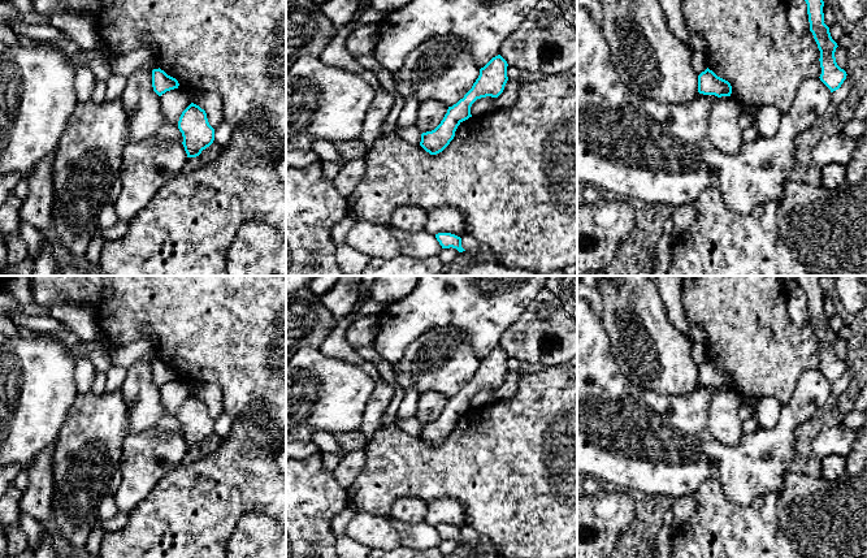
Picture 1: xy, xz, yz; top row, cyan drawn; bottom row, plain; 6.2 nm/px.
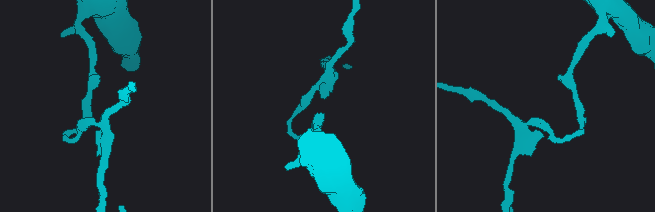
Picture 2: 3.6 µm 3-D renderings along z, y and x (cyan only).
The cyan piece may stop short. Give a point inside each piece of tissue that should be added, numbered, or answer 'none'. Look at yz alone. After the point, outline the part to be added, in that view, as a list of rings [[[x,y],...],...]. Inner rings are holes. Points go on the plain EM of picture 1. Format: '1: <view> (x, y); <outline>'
none

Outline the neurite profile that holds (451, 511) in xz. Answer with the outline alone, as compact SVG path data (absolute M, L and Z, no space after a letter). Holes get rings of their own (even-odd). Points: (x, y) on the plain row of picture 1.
M441 498L428 503L424 522L429 525L451 524L458 528L465 525L464 505L454 498Z

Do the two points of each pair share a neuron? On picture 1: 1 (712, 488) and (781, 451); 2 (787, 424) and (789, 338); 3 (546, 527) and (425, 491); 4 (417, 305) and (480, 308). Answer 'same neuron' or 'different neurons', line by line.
1: different neurons
2: different neurons
3: same neuron
4: same neuron

